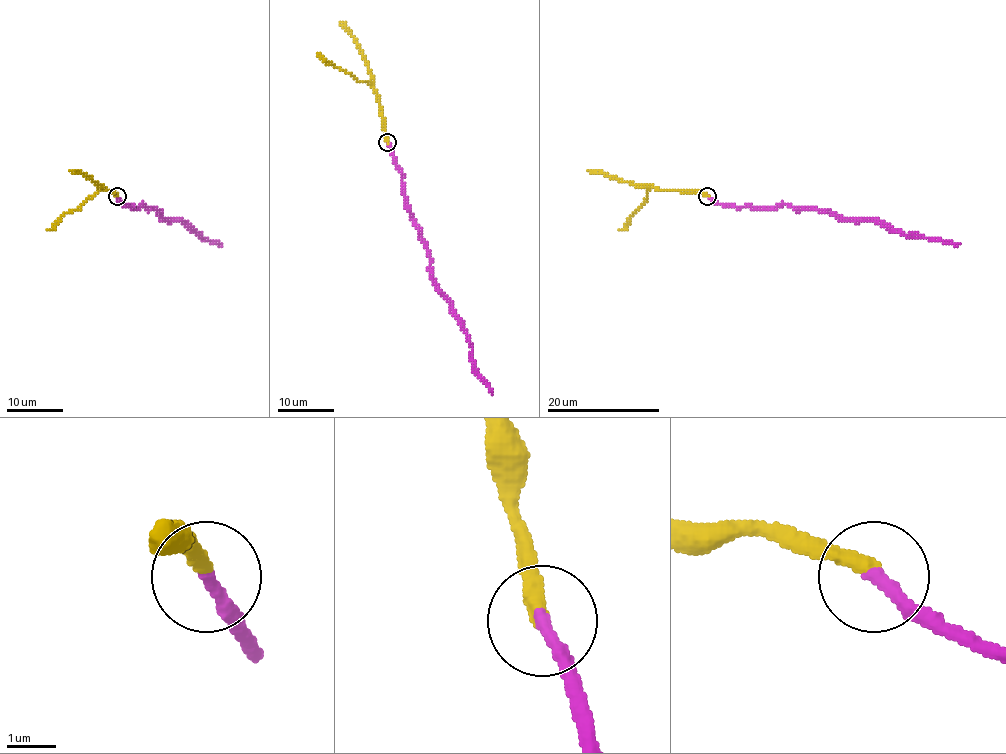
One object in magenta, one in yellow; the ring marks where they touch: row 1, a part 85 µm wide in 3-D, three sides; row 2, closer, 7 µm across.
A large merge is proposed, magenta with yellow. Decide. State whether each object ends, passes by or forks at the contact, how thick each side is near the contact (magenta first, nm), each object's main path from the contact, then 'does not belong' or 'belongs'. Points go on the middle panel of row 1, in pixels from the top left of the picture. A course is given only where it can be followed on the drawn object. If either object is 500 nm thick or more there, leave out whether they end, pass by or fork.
magenta ends | yellow ends | 280/340 nm | magenta via (387, 141), (401, 172), (405, 206), (426, 250), (433, 284), (466, 335), (474, 373), (493, 394) | yellow via (387, 141), (378, 96), (371, 85), (356, 80), (347, 72), (326, 64), (316, 54) | belongs

